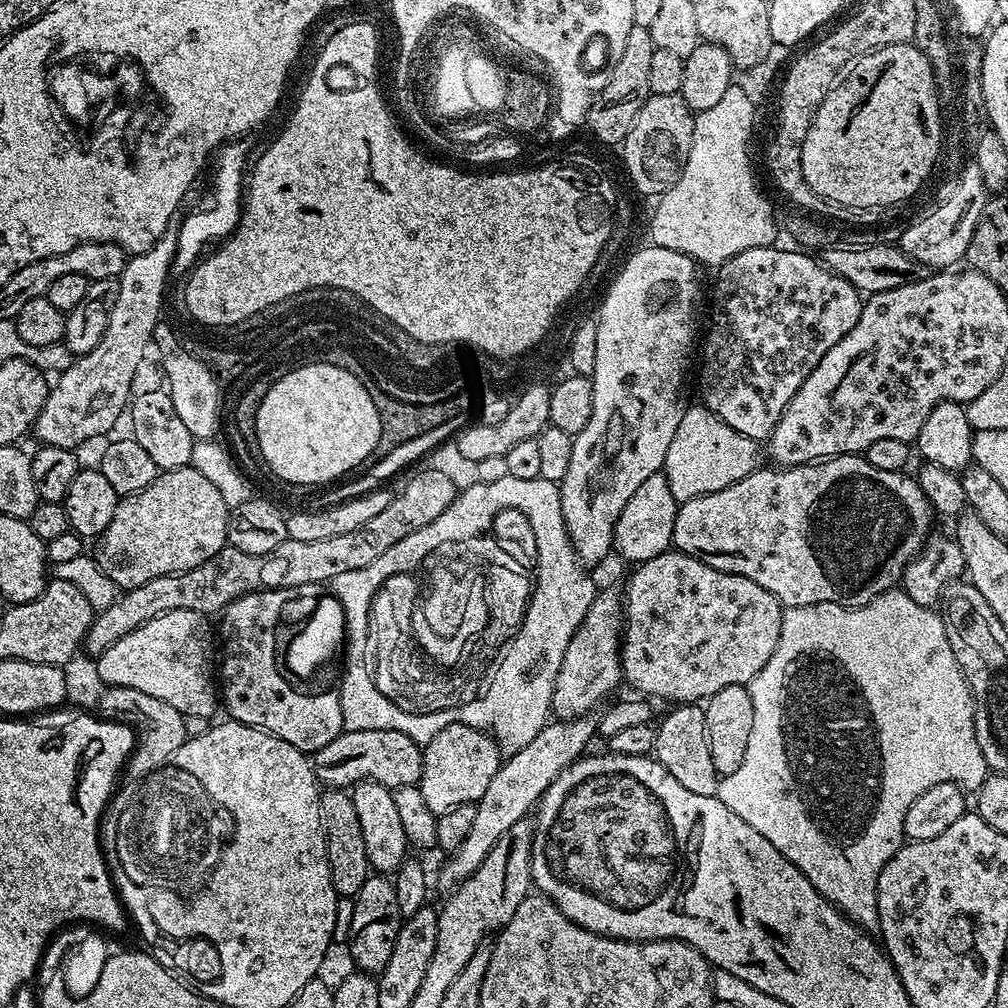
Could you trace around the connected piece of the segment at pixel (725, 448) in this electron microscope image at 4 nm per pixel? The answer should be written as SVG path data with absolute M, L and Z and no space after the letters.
M703 406L689 407L680 423L680 432L674 434L672 448L666 450L664 477L670 482L670 490L678 502L683 502L722 490L750 473L758 467L753 441L745 440L734 426L726 426L722 418Z

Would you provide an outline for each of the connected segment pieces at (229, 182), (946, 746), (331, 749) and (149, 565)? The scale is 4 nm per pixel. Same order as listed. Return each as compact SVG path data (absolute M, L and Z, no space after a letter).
M235 140L223 145L219 152L217 153L216 159L216 170L214 172L214 202L216 204L215 208L210 208L202 212L196 212L190 215L177 229L176 238L176 250L175 258L172 263L171 273L176 277L176 275L183 277L187 275L188 272L195 267L195 264L199 261L199 258L203 255L205 251L204 245L212 241L213 238L218 238L217 240L225 239L231 235L233 229L236 228L237 222L240 220L240 214L242 211L242 195L244 192L244 166L250 152L250 146L246 143L246 140Z
M903 590L883 592L878 598L874 598L868 604L863 604L860 608L843 608L840 604L815 604L813 608L787 609L782 620L782 634L778 638L778 646L774 650L774 654L770 654L770 662L766 662L766 666L762 666L762 670L758 670L758 674L753 678L751 684L747 685L747 689L754 702L754 726L750 726L750 746L746 746L746 758L742 758L742 766L738 766L738 770L734 770L734 774L720 777L720 785L715 796L726 806L730 806L730 810L734 810L734 814L738 814L738 818L742 818L742 822L750 822L750 826L754 826L754 830L758 830L758 834L762 834L762 838L766 838L766 842L770 842L770 846L774 846L774 850L778 850L786 859L794 862L794 866L798 866L798 870L802 870L802 874L806 874L806 878L810 878L814 890L818 890L818 894L822 894L822 898L826 898L837 910L844 913L849 920L859 924L861 928L875 929L880 922L878 894L876 893L878 878L882 874L886 862L890 862L890 858L894 858L894 854L905 843L906 810L912 805L914 798L926 794L926 790L930 790L930 786L938 786L938 782L947 780L960 785L965 790L975 790L982 786L982 782L990 774L986 758L982 758L982 750L978 747L978 738L974 734L974 706L976 704L972 700L970 686L954 658L954 650L950 650L943 615L932 608L918 606L918 602L914 602L914 598L907 596Z
M354 730L343 731L334 742L326 742L322 750L311 753L312 772L325 789L351 789L353 784L364 780L377 780L390 789L419 785L422 774L421 745L398 730Z
M194 467L161 471L154 482L146 486L146 490L138 490L123 497L114 510L114 518L110 518L110 526L106 526L104 533L95 537L96 567L106 573L120 590L137 588L142 586L142 582L150 582L150 578L162 578L166 574L190 570L214 558L214 554L218 554L228 544L229 511L226 502L218 494L218 488Z

